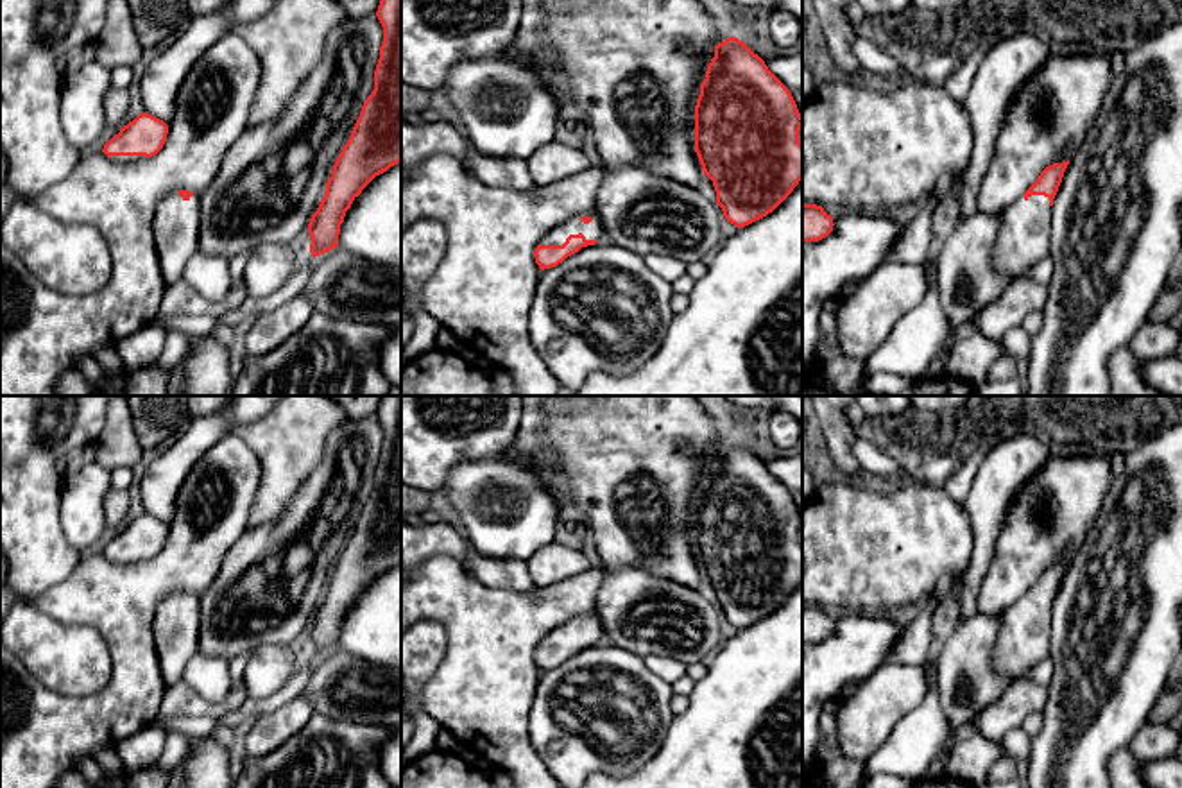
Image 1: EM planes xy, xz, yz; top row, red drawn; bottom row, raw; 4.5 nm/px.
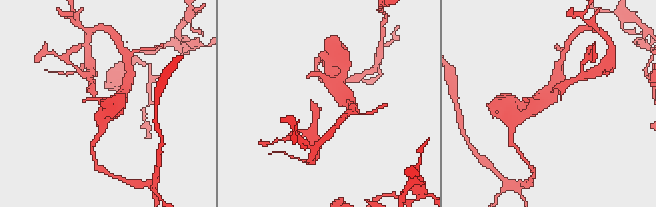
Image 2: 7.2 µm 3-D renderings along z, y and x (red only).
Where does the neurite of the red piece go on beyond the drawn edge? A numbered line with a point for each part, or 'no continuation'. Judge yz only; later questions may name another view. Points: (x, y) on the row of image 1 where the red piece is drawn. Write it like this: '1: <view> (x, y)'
1: yz (1023, 240)

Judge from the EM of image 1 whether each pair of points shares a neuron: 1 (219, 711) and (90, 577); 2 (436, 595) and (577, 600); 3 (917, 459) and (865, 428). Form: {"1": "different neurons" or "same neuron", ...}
{"1": "different neurons", "2": "same neuron", "3": "same neuron"}

